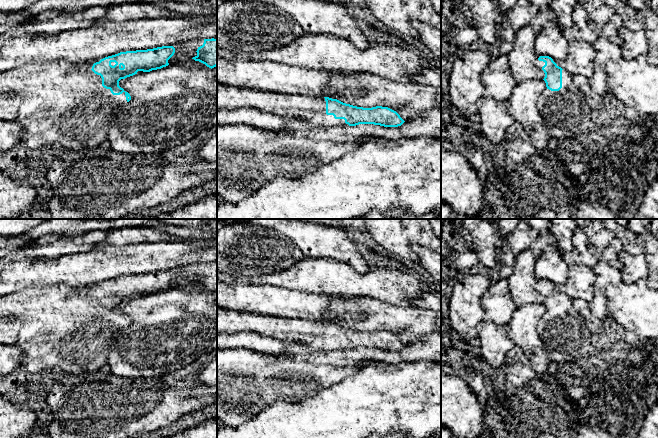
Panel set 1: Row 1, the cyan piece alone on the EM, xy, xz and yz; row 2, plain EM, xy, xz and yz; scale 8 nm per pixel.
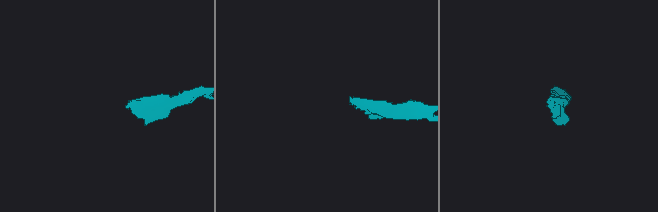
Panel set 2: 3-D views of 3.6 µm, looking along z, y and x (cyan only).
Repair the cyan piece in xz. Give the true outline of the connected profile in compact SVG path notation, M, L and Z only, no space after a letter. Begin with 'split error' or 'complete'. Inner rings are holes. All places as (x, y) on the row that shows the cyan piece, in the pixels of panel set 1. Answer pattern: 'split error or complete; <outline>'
split error; M217 84L217 109L231 110L241 108L254 108L257 111L278 114L285 117L299 117L306 120L312 128L335 128L356 126L359 124L398 127L405 122L396 111L388 107L376 106L363 108L329 97L278 93L249 87Z

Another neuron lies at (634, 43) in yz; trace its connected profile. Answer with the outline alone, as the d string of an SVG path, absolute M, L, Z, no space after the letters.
M622 26L618 29L618 34L623 40L623 45L621 46L622 58L631 60L640 54L647 53L648 43L644 30L634 32Z

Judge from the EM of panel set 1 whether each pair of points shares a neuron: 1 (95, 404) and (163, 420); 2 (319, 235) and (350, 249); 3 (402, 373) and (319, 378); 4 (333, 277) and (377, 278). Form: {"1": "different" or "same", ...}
{"1": "same", "2": "same", "3": "different", "4": "same"}

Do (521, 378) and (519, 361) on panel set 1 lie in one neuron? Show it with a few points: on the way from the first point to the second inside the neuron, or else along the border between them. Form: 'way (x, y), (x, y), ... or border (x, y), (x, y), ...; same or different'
way (519, 374), (519, 365); same

